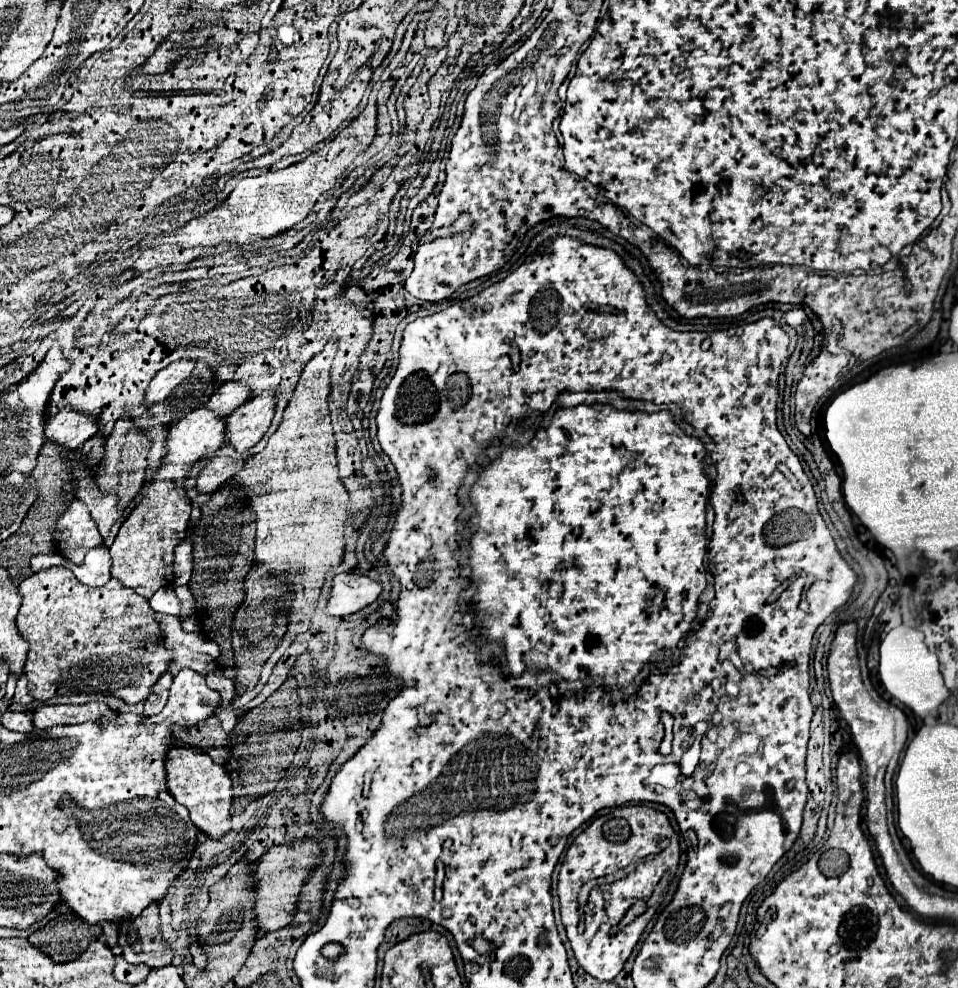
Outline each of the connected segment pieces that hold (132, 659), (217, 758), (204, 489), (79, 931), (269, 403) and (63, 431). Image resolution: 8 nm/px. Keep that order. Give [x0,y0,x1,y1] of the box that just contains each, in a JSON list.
[[17,567,173,703],[205,747,229,765],[195,457,243,493],[29,915,99,963],[227,391,275,451],[45,407,99,449]]

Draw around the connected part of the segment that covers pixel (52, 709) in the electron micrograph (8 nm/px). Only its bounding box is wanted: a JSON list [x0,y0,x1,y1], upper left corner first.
[33,703,115,729]

